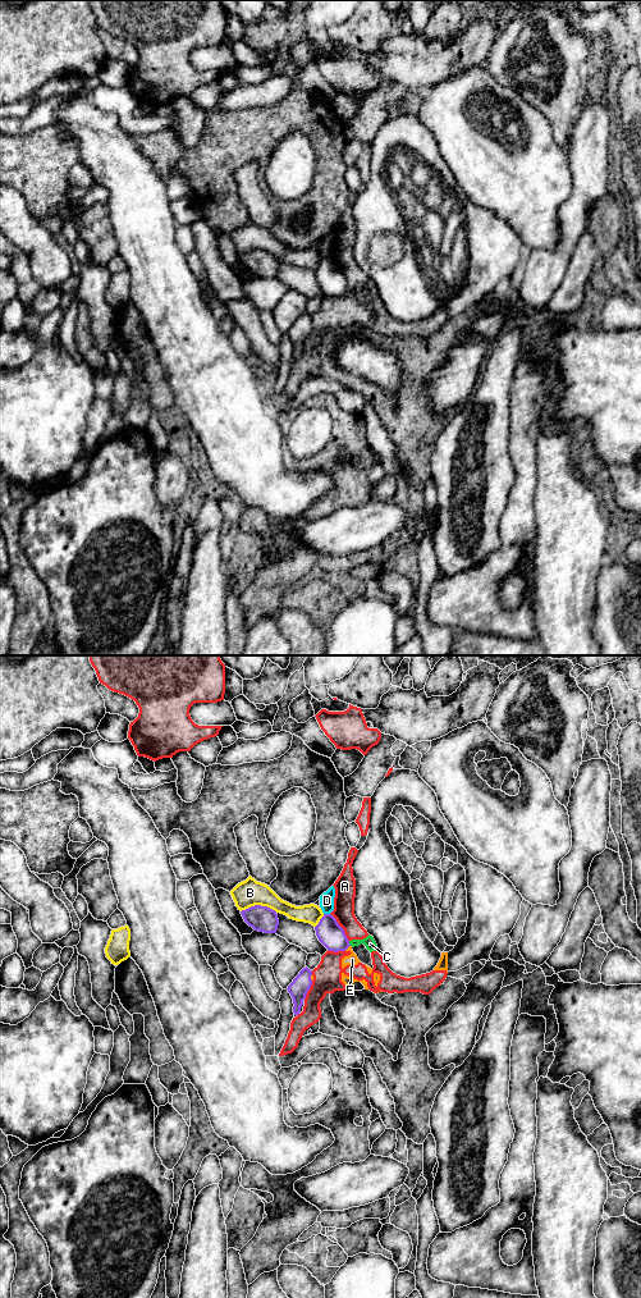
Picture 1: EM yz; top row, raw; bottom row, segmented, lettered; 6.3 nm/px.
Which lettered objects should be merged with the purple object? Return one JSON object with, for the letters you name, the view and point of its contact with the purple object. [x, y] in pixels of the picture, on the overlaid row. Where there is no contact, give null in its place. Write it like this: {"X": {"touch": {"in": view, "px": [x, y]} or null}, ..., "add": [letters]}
{"add": []}

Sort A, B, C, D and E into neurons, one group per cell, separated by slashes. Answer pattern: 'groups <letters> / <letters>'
groups A C E / B / D

